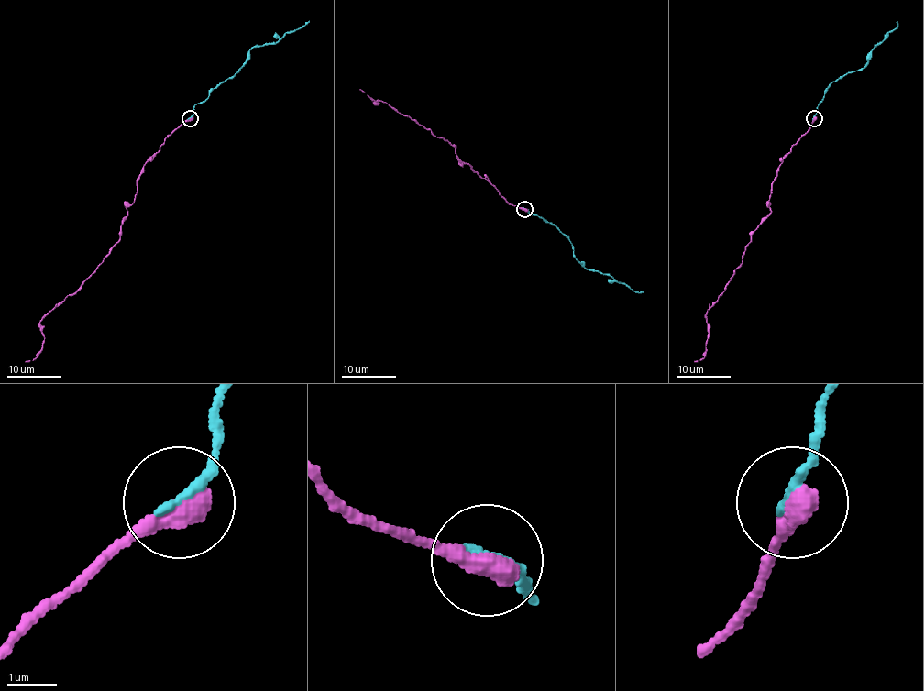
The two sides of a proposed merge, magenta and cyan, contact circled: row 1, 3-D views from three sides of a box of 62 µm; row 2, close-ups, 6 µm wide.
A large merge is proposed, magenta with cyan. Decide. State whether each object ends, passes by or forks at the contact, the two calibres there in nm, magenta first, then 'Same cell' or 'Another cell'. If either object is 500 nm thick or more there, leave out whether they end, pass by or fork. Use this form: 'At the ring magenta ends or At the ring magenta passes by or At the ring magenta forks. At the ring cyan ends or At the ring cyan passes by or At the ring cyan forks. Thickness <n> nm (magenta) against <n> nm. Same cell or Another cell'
Thickness 550 nm (magenta) against 240 nm. Same cell

